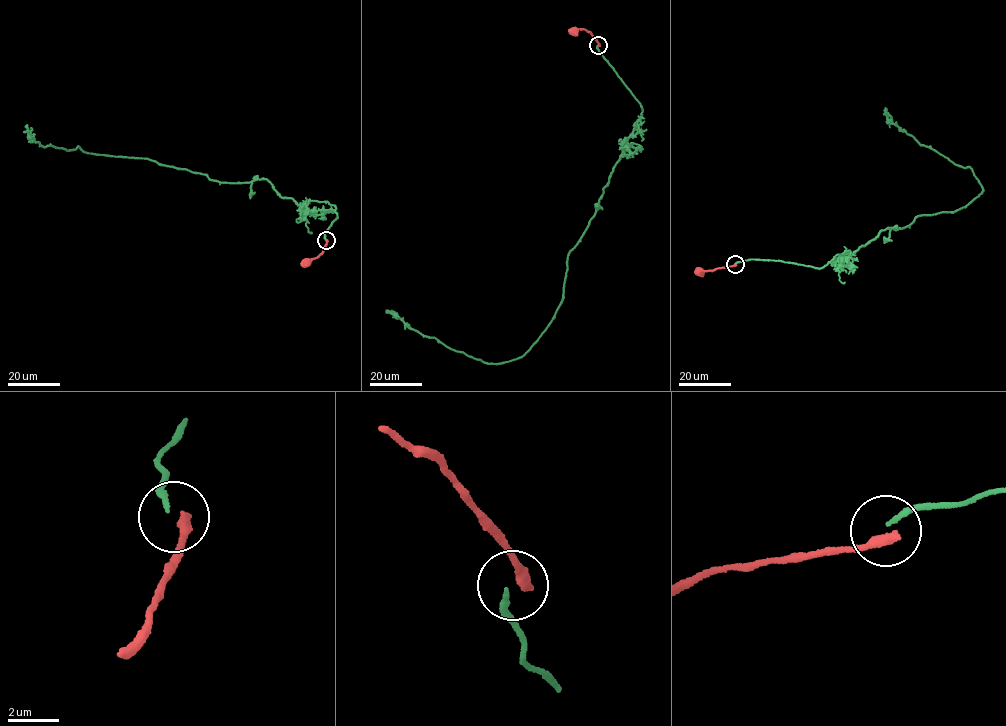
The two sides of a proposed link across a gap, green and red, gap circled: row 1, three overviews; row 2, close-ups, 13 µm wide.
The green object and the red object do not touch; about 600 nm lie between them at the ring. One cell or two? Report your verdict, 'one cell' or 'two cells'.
one cell

